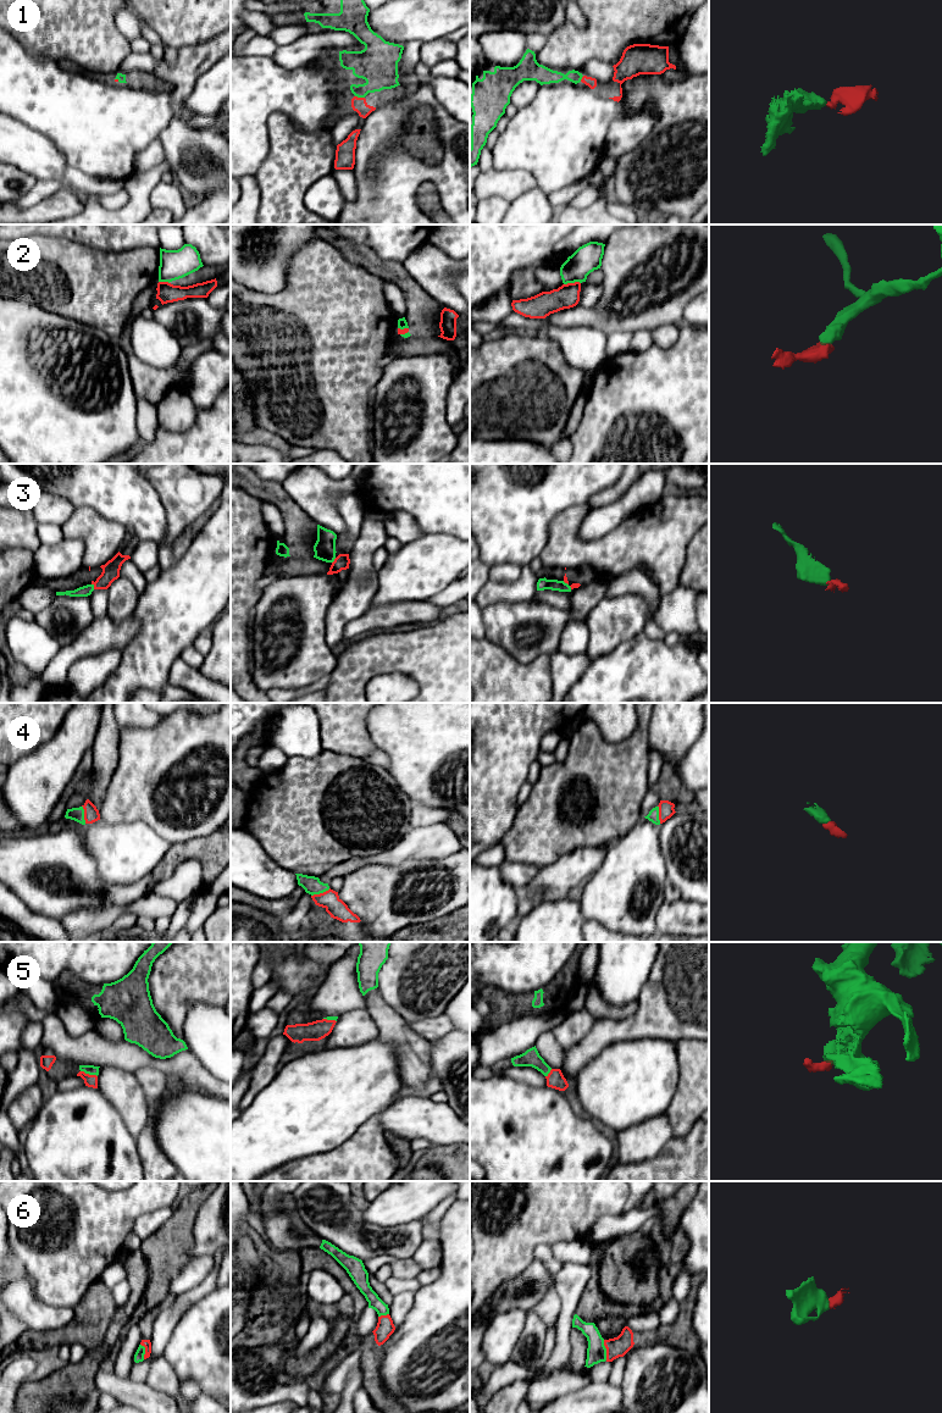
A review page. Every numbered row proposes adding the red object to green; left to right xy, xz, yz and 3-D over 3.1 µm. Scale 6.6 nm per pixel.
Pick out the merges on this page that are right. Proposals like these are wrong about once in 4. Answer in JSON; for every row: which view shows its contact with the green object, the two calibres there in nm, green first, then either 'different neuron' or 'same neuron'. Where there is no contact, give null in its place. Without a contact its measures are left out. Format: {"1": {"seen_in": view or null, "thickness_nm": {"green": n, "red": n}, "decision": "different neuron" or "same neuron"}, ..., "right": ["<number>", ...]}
{"1": {"seen_in": "xz", "thickness_nm": {"green": 280, "red": 100}, "decision": "same neuron"}, "2": {"seen_in": "yz", "thickness_nm": {"green": 180, "red": 160}, "decision": "different neuron"}, "3": {"seen_in": "xy", "thickness_nm": {"green": 70, "red": 110}, "decision": "same neuron"}, "4": {"seen_in": "xz", "thickness_nm": {"green": 120, "red": 130}, "decision": "same neuron"}, "5": {"seen_in": "xy", "thickness_nm": {"green": 60, "red": 80}, "decision": "same neuron"}, "6": {"seen_in": "yz", "thickness_nm": {"green": 130, "red": 130}, "decision": "same neuron"}, "right": ["1", "3", "4", "5", "6"]}

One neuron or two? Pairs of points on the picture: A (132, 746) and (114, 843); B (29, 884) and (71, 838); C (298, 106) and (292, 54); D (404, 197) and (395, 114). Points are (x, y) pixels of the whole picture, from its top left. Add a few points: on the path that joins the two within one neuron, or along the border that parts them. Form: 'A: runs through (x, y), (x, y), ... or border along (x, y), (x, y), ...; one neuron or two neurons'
A: border along (100, 819), (107, 823), (143, 821), (147, 824); two neurons
B: runs through (33, 871), (35, 868), (42, 868), (59, 851); one neuron
C: border along (272, 57), (286, 68), (298, 68), (312, 62); two neurons
D: runs through (384, 176), (384, 134); one neuron

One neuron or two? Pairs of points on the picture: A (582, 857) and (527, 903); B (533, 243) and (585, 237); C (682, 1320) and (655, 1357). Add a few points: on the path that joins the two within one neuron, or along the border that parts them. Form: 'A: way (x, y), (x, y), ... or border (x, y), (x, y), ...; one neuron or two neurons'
A: way (569, 870), (541, 890); one neuron
B: border (564, 237), (548, 254); two neurons
C: border (636, 1344), (666, 1342), (692, 1352); two neurons

